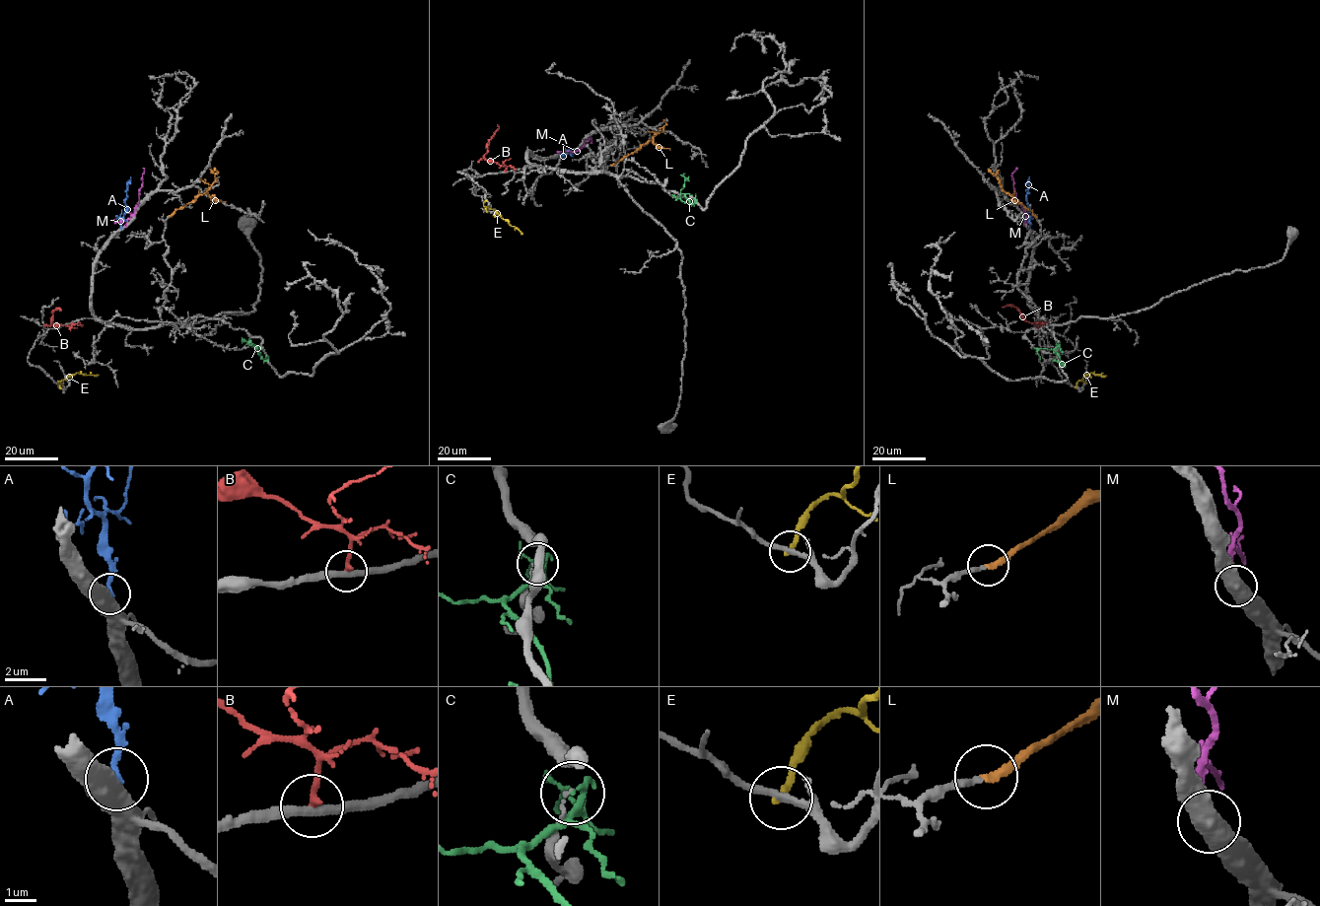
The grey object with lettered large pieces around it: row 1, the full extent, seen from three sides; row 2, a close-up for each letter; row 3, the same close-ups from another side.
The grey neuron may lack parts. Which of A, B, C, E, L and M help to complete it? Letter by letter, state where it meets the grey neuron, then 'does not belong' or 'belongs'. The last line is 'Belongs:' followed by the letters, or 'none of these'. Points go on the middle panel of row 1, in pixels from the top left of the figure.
A: contact (562, 155); does not belong
B: contact (505, 172); does not belong
C: contact (680, 197); does not belong
E: contact (486, 200); does not belong
L: contact (611, 165); belongs
M: contact (568, 152); does not belong
Belongs: L

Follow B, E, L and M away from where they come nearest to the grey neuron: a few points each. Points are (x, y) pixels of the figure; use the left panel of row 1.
B: (71, 322), (71, 325), (49, 325), (52, 312), (58, 308), (59, 311)
E: (61, 388), (57, 382), (77, 373), (98, 375)
L: (170, 216), (208, 188), (215, 179), (214, 168)
M: (126, 226), (139, 202), (144, 168)

